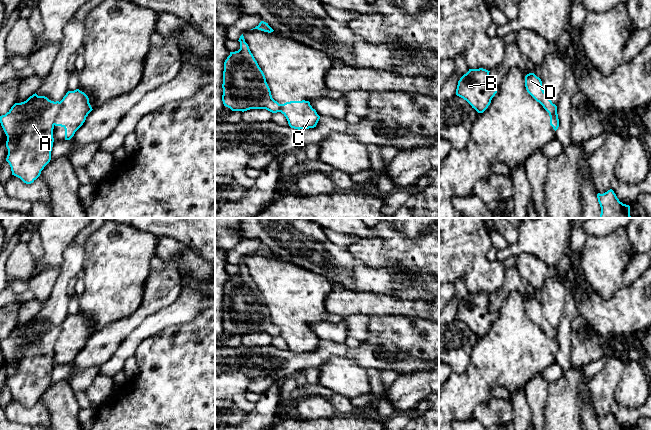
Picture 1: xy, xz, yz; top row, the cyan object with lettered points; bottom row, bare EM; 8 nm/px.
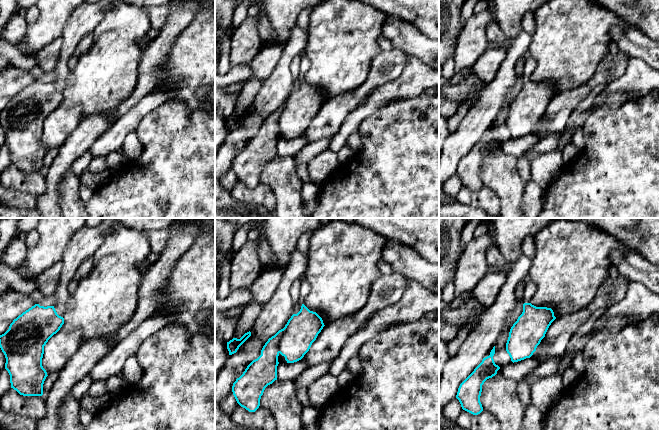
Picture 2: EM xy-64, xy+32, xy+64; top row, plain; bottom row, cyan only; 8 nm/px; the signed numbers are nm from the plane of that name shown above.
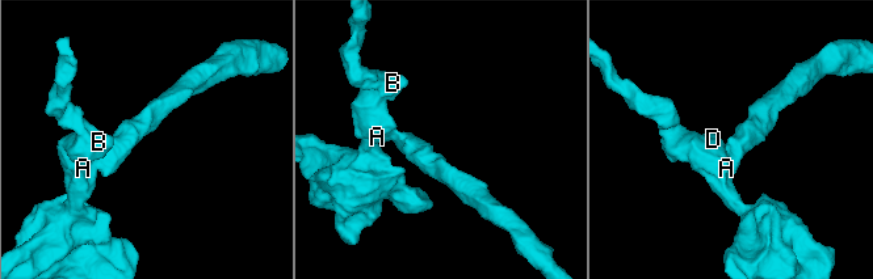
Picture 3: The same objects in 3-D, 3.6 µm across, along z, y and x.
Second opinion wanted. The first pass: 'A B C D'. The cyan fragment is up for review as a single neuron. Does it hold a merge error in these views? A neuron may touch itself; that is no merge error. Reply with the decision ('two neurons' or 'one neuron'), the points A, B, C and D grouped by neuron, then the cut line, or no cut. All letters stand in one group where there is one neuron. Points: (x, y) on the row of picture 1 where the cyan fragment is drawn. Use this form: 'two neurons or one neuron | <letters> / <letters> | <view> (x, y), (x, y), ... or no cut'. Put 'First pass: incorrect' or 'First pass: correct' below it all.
two neurons | A B D / C | xy (60, 101), (60, 109), (53, 124)
First pass: incorrect

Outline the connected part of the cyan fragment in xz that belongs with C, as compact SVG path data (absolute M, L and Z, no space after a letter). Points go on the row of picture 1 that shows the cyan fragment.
M305 100L281 104L280 112L286 117L289 126L298 130L314 128L320 119L310 102Z

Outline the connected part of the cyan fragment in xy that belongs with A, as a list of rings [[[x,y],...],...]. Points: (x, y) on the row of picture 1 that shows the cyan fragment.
[[[35,93],[0,116],[7,136],[6,161],[12,175],[26,184],[33,183],[51,160],[54,121],[60,107],[61,102]]]

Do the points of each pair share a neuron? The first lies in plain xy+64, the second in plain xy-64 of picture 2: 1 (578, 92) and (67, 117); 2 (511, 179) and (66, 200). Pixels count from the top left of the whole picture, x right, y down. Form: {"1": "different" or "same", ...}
{"1": "different", "2": "same"}

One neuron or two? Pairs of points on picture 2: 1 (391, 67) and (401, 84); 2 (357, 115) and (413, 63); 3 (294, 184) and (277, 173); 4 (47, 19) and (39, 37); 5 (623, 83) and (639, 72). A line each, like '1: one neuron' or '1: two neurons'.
1: two neurons
2: one neuron
3: one neuron
4: one neuron
5: one neuron

